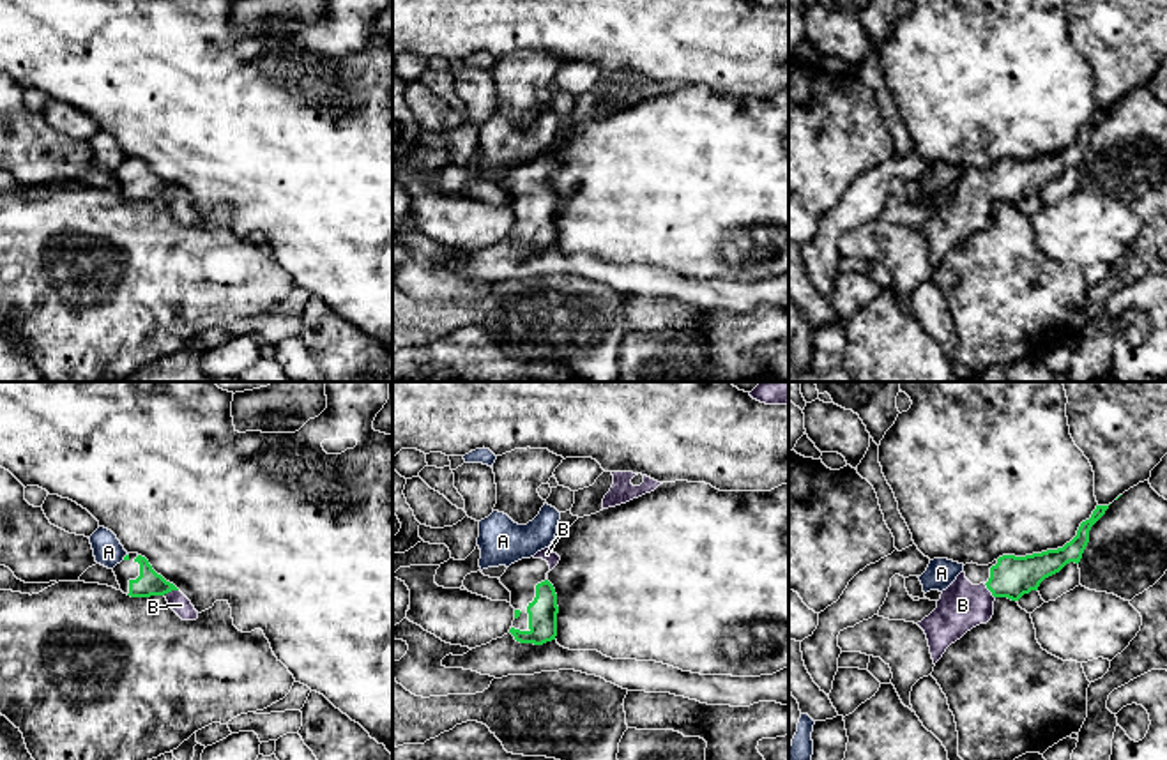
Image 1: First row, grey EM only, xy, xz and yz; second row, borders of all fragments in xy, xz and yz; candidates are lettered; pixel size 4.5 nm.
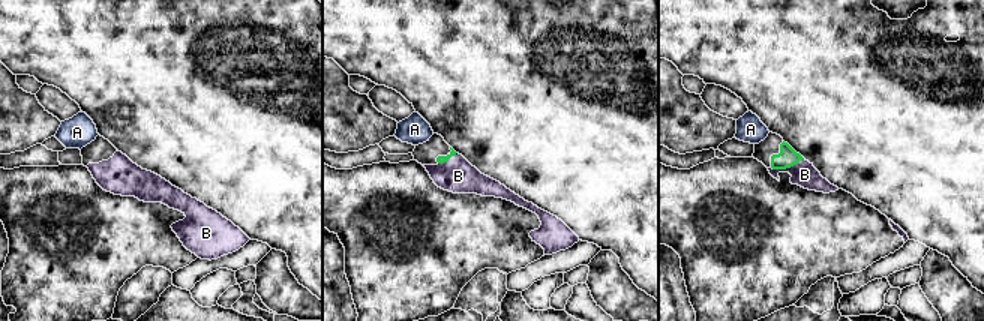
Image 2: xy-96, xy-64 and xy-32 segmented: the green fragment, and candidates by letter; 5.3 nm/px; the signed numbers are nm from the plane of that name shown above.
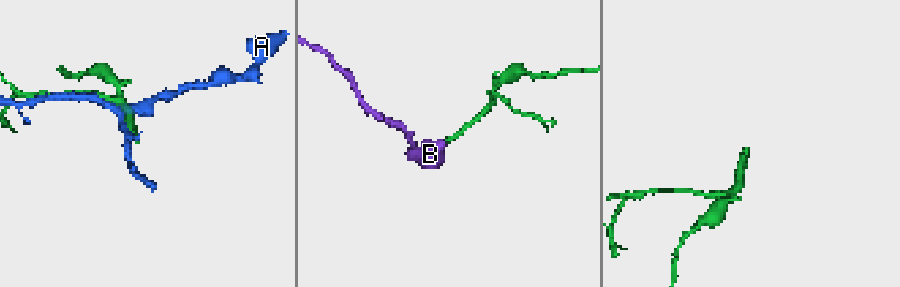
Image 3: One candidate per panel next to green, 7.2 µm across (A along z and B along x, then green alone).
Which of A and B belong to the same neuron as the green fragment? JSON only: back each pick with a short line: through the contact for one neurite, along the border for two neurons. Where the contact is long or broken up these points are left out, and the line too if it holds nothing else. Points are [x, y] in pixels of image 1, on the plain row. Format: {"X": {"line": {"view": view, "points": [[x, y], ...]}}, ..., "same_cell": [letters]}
{"B": {"line": {"view": "xy", "points": [[149, 186], [170, 195], [181, 209]]}}, "same_cell": ["B"]}

